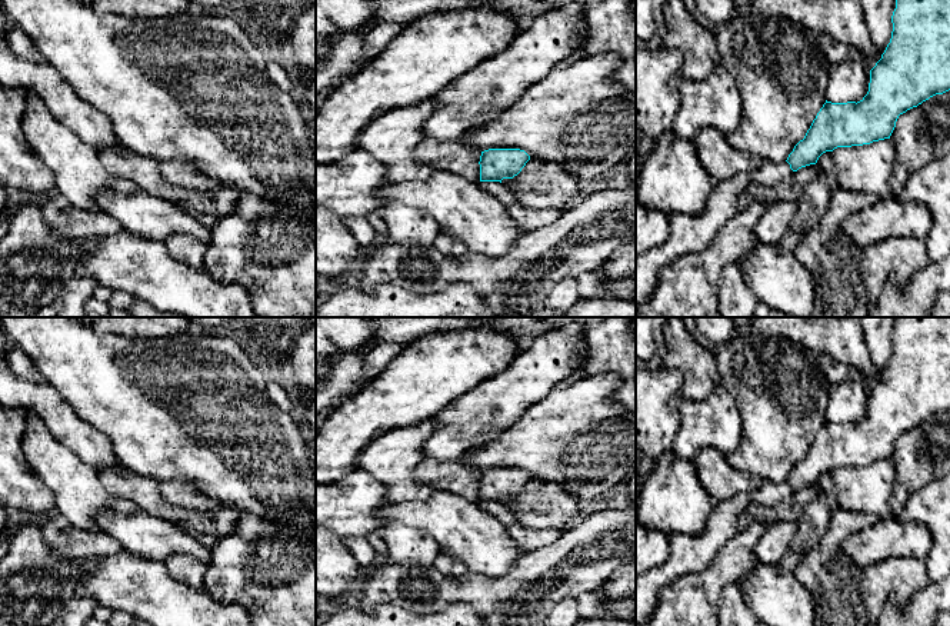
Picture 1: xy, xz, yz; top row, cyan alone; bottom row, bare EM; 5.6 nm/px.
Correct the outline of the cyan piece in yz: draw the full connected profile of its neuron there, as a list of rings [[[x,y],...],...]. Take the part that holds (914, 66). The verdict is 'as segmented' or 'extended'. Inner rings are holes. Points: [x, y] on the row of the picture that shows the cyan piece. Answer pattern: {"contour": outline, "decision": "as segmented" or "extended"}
{"contour": [[[896,0],[891,23],[890,43],[870,70],[869,91],[860,101],[831,103],[826,100],[804,139],[794,146],[786,162],[763,160],[761,166],[751,173],[720,180],[713,187],[704,210],[697,216],[684,213],[669,216],[671,227],[669,239],[636,259],[636,307],[651,297],[661,267],[679,256],[701,252],[717,236],[739,212],[737,197],[749,184],[773,187],[791,179],[799,169],[816,164],[826,151],[890,139],[900,114],[950,90],[950,0]]], "decision": "extended"}

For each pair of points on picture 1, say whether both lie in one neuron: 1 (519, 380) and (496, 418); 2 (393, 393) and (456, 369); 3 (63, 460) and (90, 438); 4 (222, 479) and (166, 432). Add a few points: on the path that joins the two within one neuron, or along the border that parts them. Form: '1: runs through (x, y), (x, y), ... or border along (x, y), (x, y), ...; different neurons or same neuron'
1: runs through (513, 389), (496, 409); same neuron
2: runs through (409, 390), (427, 375), (440, 369); same neuron
3: border along (49, 429), (63, 445), (96, 470); different neurons
4: runs through (207, 465), (180, 438); same neuron

